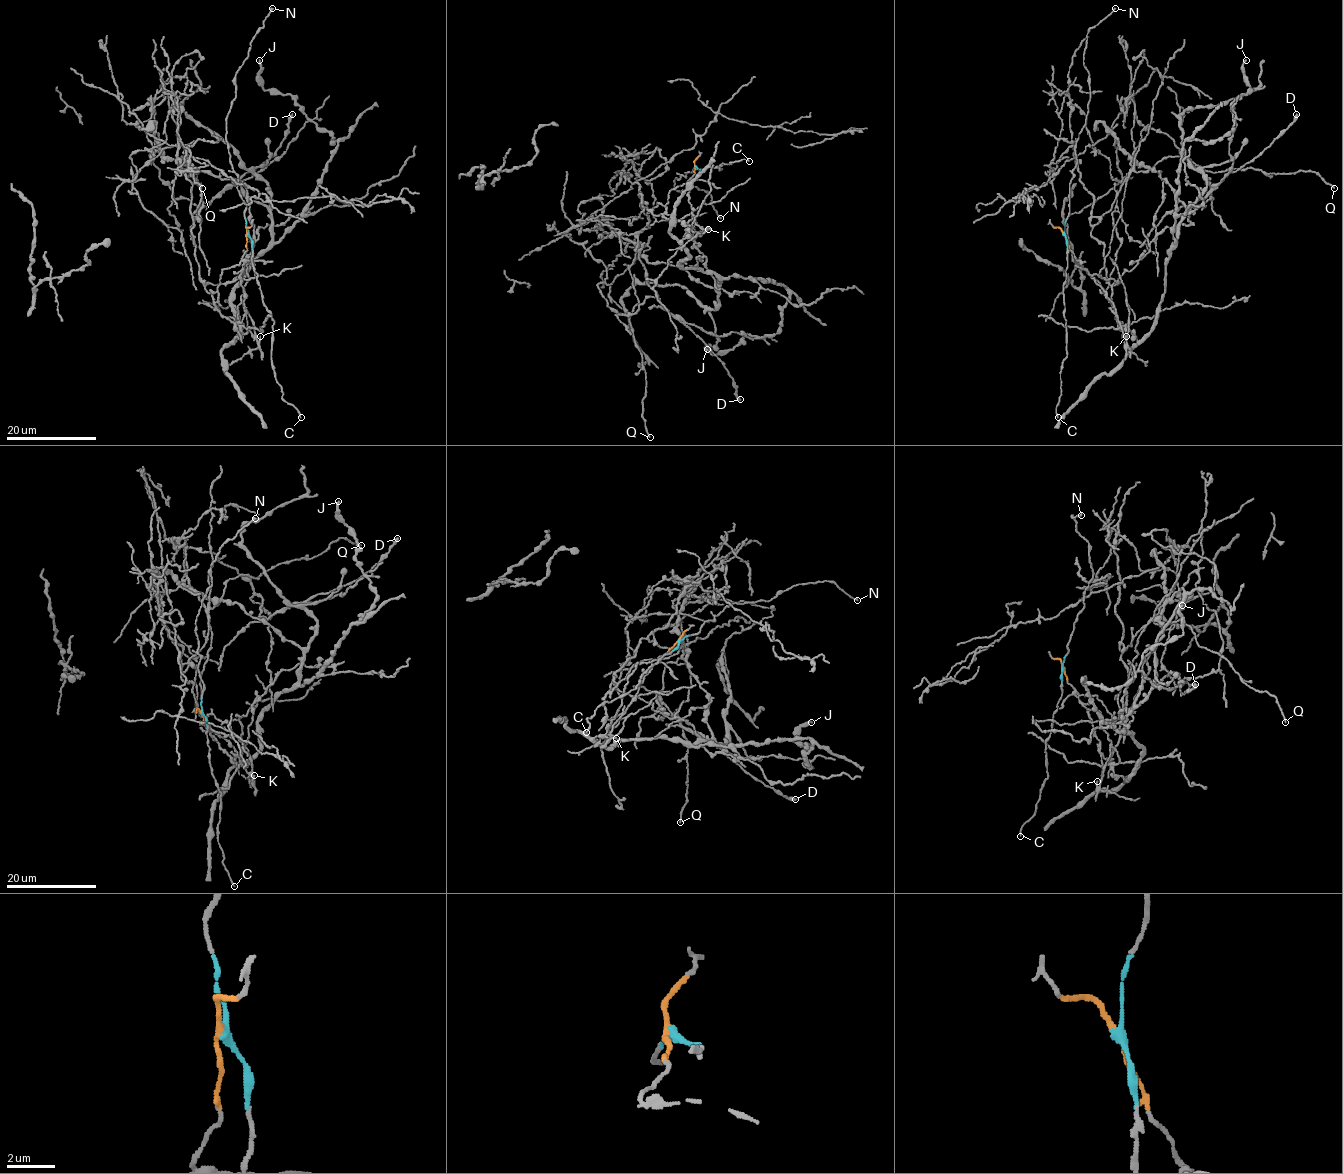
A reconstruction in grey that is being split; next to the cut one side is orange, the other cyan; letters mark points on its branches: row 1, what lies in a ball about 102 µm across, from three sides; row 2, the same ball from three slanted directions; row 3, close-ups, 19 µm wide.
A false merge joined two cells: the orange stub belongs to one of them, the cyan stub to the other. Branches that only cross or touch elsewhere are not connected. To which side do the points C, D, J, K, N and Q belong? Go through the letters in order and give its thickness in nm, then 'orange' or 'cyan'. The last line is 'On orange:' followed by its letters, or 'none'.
C: 160 nm thick; cyan
D: 440 nm thick; orange
J: 280 nm thick; orange
K: 130 nm thick; orange
N: 220 nm thick; cyan
Q: 170 nm thick; orange
On orange: D, J, K, Q

